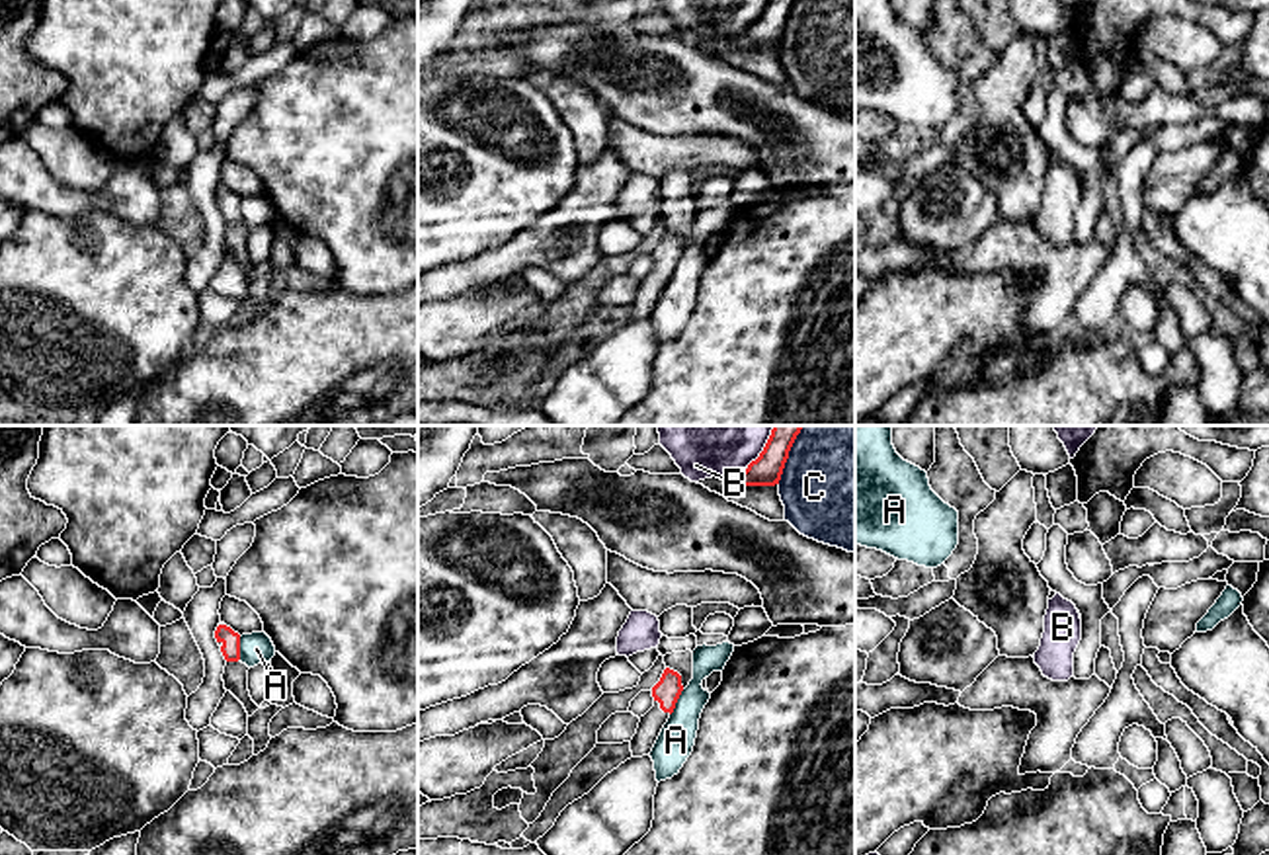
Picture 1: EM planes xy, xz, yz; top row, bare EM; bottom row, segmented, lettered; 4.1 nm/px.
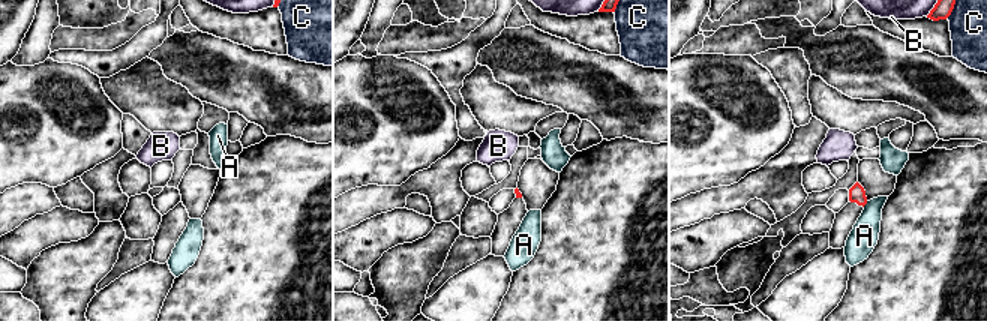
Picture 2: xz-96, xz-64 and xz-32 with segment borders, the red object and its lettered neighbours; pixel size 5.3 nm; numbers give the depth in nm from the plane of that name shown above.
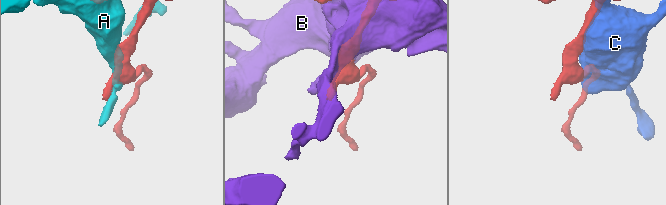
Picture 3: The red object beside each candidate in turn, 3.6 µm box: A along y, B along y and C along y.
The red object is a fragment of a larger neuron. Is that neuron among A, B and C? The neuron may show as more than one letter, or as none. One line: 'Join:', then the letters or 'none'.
Join: none

